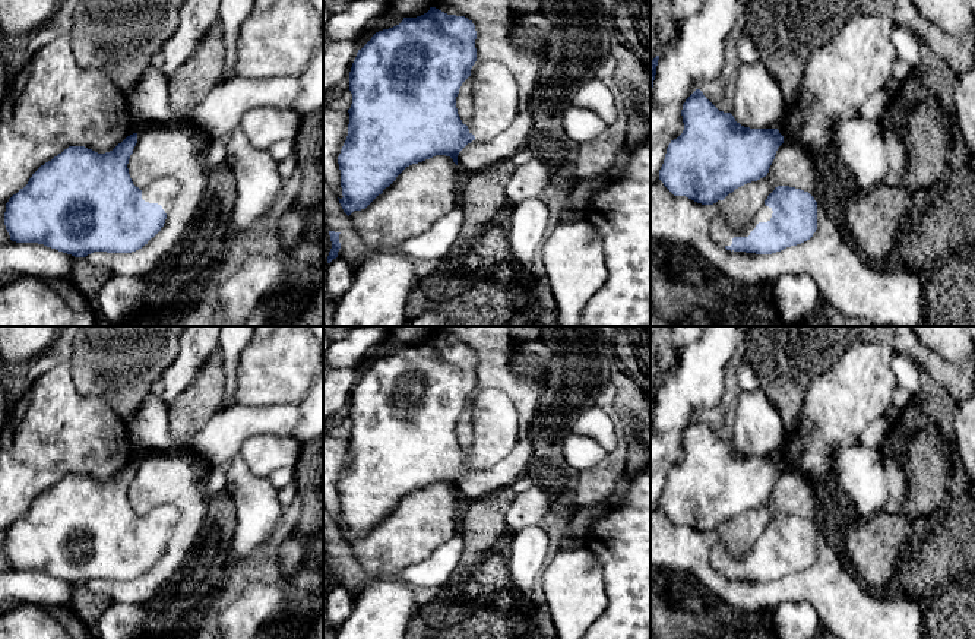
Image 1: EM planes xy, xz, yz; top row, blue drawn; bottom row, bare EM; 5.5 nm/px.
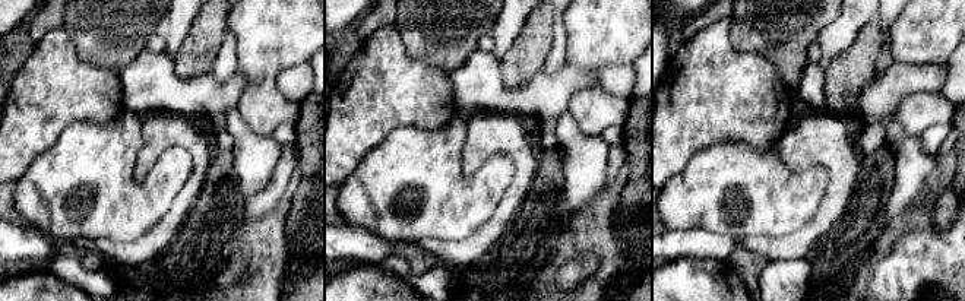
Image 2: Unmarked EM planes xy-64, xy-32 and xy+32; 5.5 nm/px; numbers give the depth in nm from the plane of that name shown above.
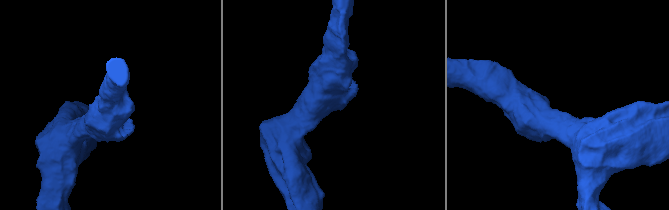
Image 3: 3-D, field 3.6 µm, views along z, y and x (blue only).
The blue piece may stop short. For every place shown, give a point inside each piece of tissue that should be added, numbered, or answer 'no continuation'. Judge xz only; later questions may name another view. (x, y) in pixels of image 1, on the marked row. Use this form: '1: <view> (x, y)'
1: xz (496, 94)

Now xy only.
1: xy (164, 190)

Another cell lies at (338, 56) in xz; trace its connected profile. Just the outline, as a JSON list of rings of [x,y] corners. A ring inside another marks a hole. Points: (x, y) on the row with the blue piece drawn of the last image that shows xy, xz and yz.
[[[327,41],[323,50],[323,99],[341,80],[349,76],[357,57],[355,41]]]

